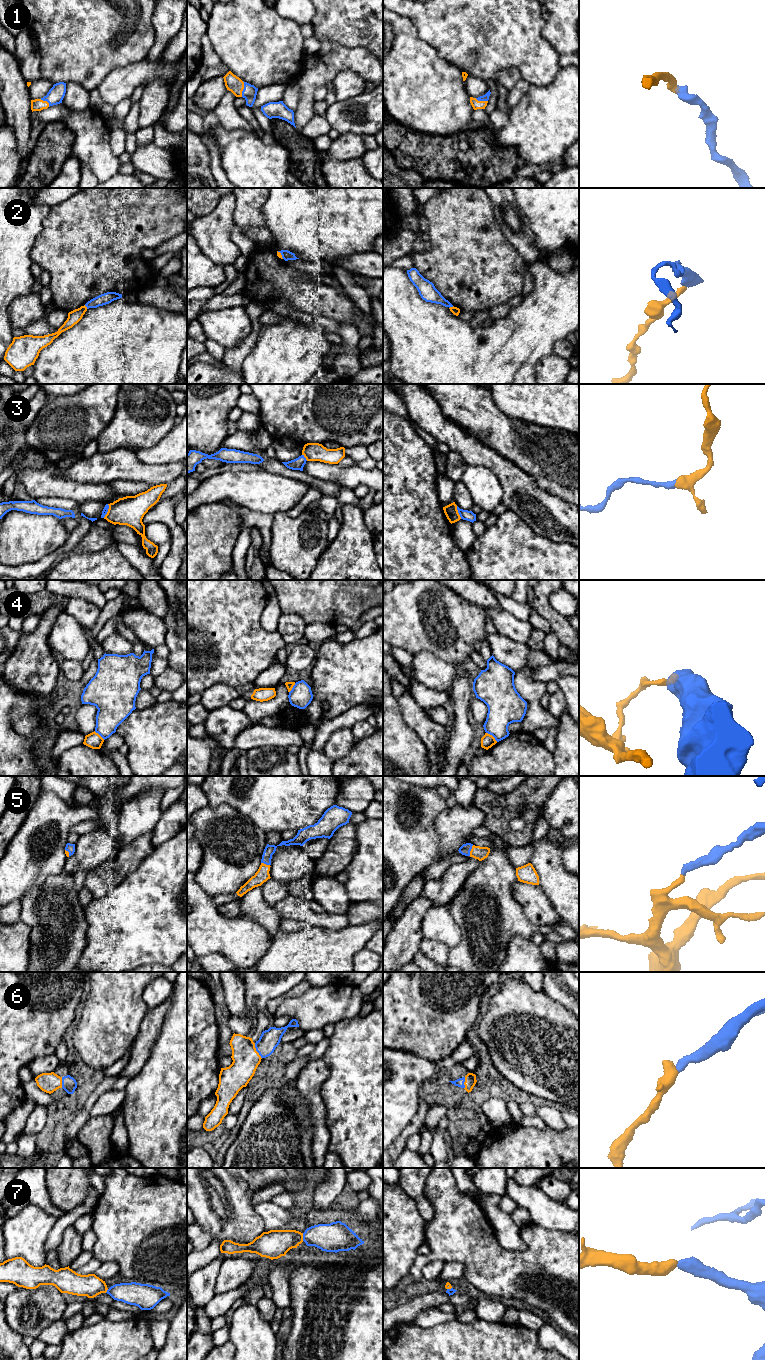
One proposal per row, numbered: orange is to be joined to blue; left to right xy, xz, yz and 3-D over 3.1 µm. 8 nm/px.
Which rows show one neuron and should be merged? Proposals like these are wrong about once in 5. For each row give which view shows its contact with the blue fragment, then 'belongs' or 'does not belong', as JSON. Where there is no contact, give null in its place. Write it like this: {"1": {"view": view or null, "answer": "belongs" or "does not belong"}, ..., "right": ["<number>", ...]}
{"1": {"view": "xz", "answer": "belongs"}, "2": {"view": "yz", "answer": "does not belong"}, "3": {"view": "xy", "answer": "does not belong"}, "4": {"view": "yz", "answer": "does not belong"}, "5": {"view": "yz", "answer": "belongs"}, "6": {"view": "xz", "answer": "belongs"}, "7": {"view": "xz", "answer": "belongs"}, "right": ["1", "5", "6", "7"]}

